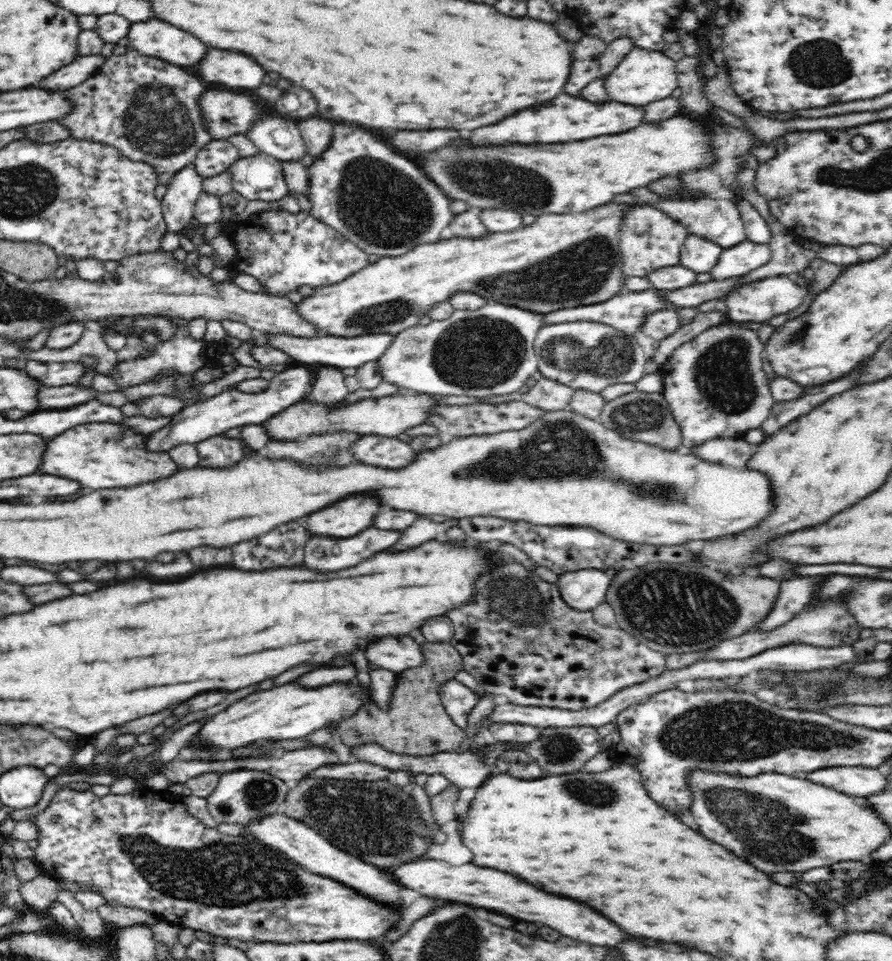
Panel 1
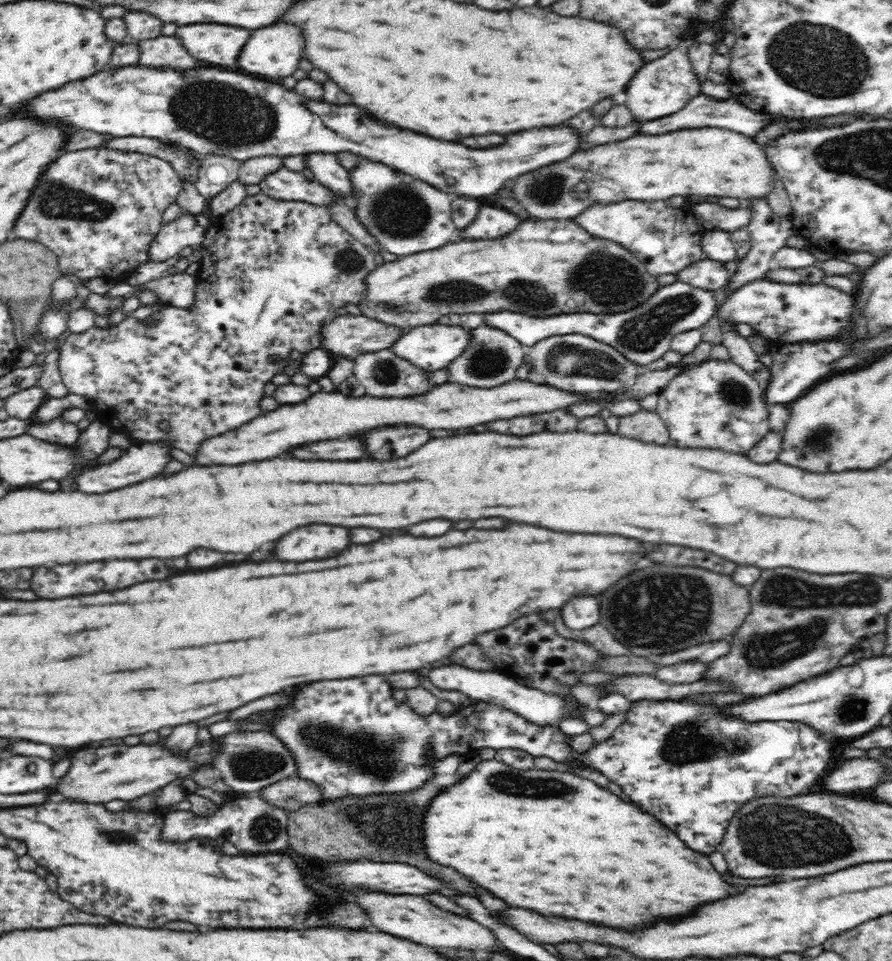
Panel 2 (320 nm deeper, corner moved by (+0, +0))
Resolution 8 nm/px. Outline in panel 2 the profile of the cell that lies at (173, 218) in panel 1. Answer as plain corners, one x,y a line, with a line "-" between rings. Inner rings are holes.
186,212
177,220
162,225
155,240
150,244
148,261
164,262
180,254
186,247
201,251
205,240
205,228
196,223
192,214

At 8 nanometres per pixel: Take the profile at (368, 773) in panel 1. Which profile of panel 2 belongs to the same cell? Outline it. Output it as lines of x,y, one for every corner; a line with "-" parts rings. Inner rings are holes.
296,776
280,779
274,784
265,786
259,792
260,797
268,805
288,812
294,812
303,806
320,801
320,787
312,781

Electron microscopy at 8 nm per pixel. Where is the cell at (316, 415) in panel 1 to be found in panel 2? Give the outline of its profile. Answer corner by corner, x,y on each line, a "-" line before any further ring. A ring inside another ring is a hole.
517,378
515,380
512,380
510,383
500,384
500,386
496,386
494,388
476,388
476,387
472,387
472,386
466,386
465,384
446,383
446,384
442,384
442,385
436,385
436,387
434,387
430,392
427,392
426,394
423,394
420,396
413,396
412,398
376,398
376,397
371,397
368,395
364,395
362,397
350,397
350,396
342,395
338,390
334,390
333,392
334,392
334,394
320,391
319,393
316,393
316,394
310,394
310,396
304,402
301,402
298,404
291,404
291,405
282,405
281,404
277,409
275,409
273,411
267,411
262,416
259,416
257,419
251,420
250,422
248,422
248,424
243,424
242,427
237,428
234,431
230,431
230,432
224,433
223,435
218,435
218,436
212,437
211,439
204,440
204,442
201,442
200,446
198,446
198,450
196,450
196,454
192,454
192,457
194,458
194,462
196,462
196,464
198,464
198,466
212,466
212,464
216,464
216,466
220,466
220,464
224,464
224,466
236,466
236,464
244,464
244,462
252,462
252,460
254,460
254,462
256,462
256,460
268,460
268,458
276,458
276,456
280,456
280,454
284,454
284,452
288,452
288,450
292,450
292,448
298,448
298,446
302,446
302,444
308,444
308,442
318,442
318,440
332,440
332,438
340,438
340,436
348,436
348,434
350,434
350,436
354,436
354,434
358,434
358,432
364,432
364,430
368,430
368,428
380,428
380,426
388,426
388,424
419,424
422,428
428,428
430,430
434,430
435,432
440,433
440,432
444,432
444,430
456,430
456,428
460,428
460,430
462,430
462,428
472,428
472,427
476,426
477,424
486,424
486,423
491,423
491,422
499,421
499,420
510,420
510,418
518,418
518,416
530,416
530,414
542,414
542,413
549,413
552,411
569,410
569,408
572,405
581,404
583,402
586,402
586,403
589,403
589,402
595,402
595,403
609,402
609,403
611,403
612,401
621,401
622,399
626,399
626,398
621,398
620,389
614,390
614,392
594,392
591,394
584,394
583,392
566,392
565,390
560,390
559,388
556,388
555,386
552,386
552,385
536,384
536,383
530,382
528,380
519,380

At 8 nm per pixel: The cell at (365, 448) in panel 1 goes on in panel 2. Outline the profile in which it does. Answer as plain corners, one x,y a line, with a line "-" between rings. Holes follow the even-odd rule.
324,440
314,444
304,444
302,448
296,448
288,452
288,456
304,458
304,460
364,460
366,452
362,443
358,440

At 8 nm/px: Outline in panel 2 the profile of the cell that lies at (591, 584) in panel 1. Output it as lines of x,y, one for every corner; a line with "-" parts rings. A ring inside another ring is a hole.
594,596
572,598
562,608
562,618
566,627
578,632
600,623
600,604

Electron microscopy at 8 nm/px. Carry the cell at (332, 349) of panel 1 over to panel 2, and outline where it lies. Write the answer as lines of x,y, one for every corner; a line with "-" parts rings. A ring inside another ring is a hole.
434,323
407,330
403,337
391,346
391,349
400,358
410,360
420,366
420,368
432,372
438,369
446,369
450,363
453,363
455,358
463,355
472,339
471,330
465,329
461,325
446,326

